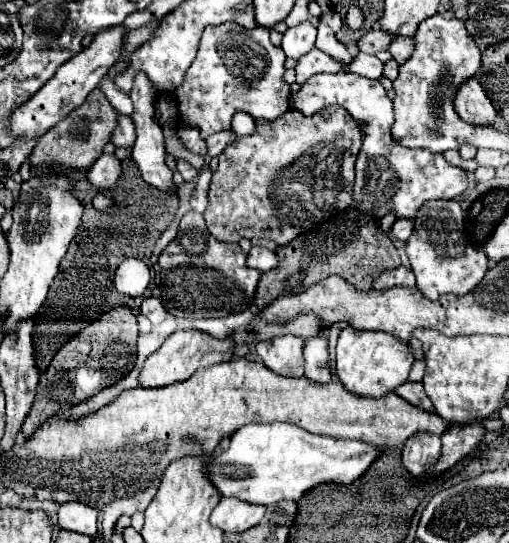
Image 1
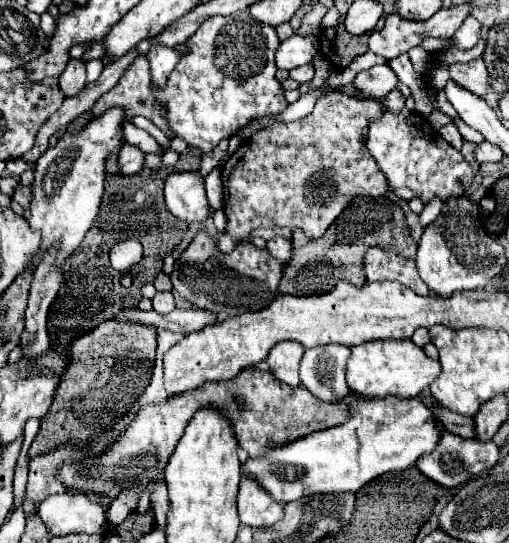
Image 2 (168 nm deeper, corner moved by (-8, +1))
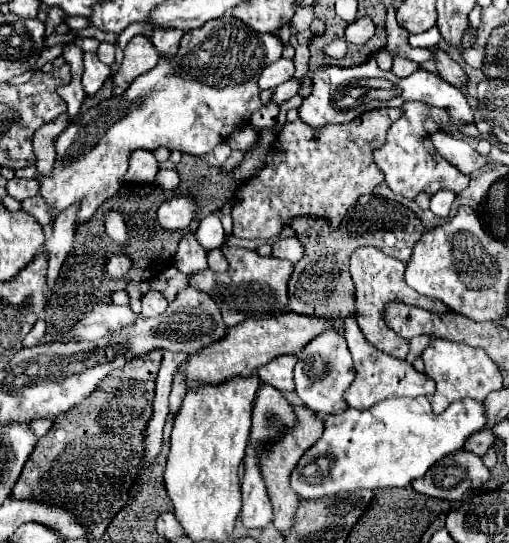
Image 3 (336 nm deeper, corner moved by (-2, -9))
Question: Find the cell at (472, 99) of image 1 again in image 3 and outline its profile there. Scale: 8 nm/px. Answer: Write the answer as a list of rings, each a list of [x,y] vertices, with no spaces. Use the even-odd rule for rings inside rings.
[[[435,48],[433,60],[435,60],[435,66],[437,66],[437,74],[439,74],[445,82],[449,82],[449,84],[453,84],[453,86],[457,86],[457,88],[463,88],[463,86],[467,84],[465,72],[461,70],[461,66],[459,66],[455,60],[449,58],[447,52],[443,52],[441,48]]]

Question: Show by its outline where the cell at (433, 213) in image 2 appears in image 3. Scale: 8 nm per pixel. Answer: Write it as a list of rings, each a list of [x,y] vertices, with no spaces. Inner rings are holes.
[[[441,190],[441,192],[433,194],[433,198],[431,198],[431,212],[433,212],[435,216],[441,216],[441,218],[449,216],[455,198],[457,198],[457,196],[455,196],[453,192],[449,192],[449,190]]]

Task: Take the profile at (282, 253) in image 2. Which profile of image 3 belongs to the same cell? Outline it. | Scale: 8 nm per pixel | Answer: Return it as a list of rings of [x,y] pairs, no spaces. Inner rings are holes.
[[[295,236],[293,238],[283,238],[283,240],[273,244],[273,256],[275,258],[287,258],[293,264],[297,264],[303,256],[303,246],[299,244],[299,240]]]

